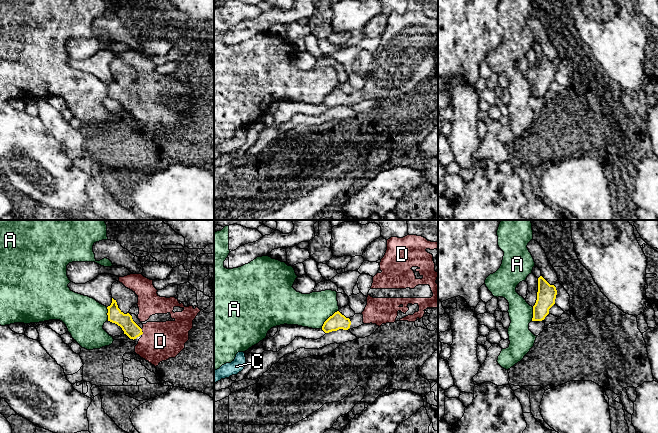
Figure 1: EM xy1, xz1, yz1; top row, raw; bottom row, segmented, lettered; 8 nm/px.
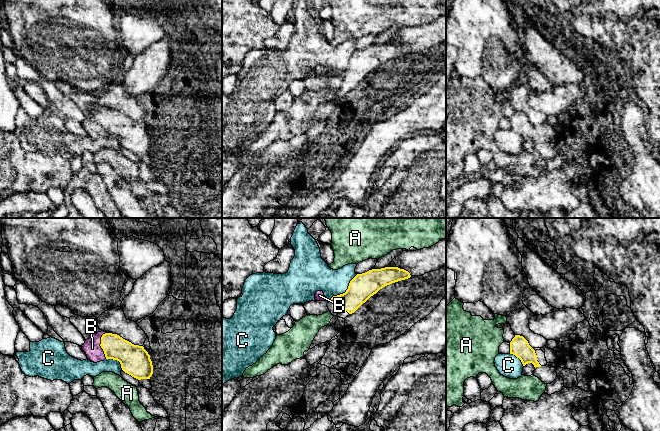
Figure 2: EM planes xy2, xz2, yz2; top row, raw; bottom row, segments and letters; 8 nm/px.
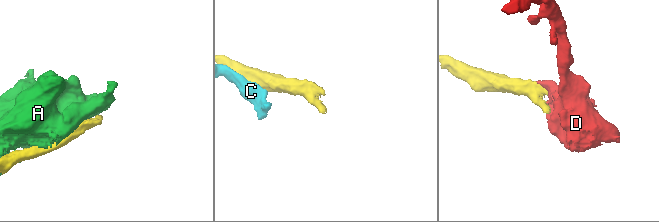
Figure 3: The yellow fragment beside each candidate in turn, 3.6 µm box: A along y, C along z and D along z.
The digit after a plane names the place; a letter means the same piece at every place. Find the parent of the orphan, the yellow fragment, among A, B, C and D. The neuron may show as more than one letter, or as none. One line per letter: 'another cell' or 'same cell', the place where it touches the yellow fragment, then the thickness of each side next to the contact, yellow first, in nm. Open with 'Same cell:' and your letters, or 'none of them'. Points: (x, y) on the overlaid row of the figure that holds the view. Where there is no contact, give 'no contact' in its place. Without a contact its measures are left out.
Same cell: B, D
A: another cell; contact xz1 (328, 318); calibres 130 and 280 nm
B: same cell; contact xy2 (100, 345); calibres 190 and 140 nm
C: another cell; contact xz2 (346, 290); calibres 200 and 220 nm
D: same cell; contact xy1 (142, 332); calibres 120 and 300 nm

